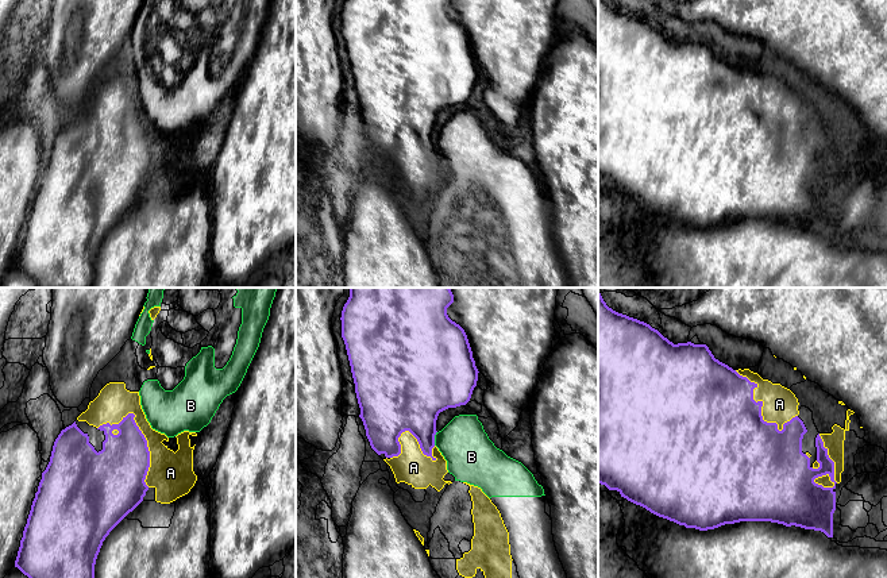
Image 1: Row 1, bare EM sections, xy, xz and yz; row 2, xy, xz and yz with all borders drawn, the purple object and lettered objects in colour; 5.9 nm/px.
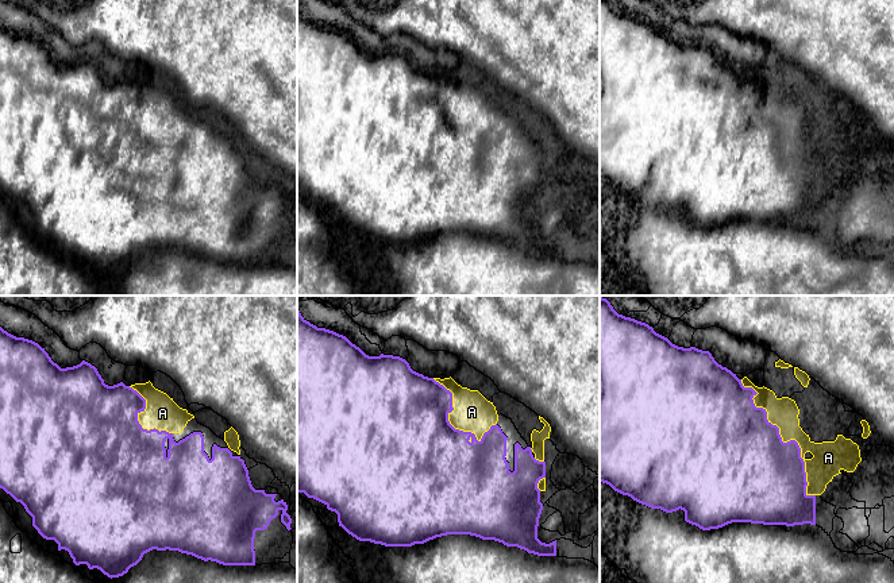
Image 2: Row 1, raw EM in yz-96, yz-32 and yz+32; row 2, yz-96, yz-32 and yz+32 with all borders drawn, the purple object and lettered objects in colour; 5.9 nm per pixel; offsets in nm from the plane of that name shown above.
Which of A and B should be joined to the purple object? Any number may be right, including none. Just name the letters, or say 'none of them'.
none of them

